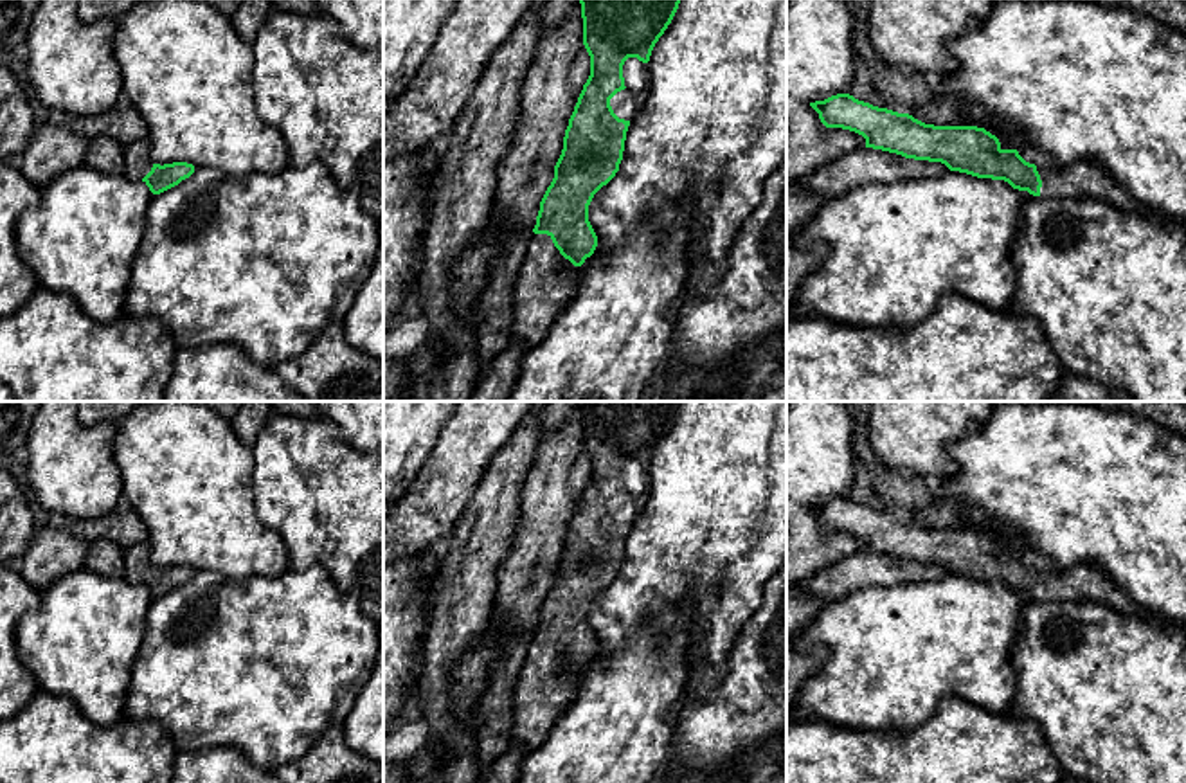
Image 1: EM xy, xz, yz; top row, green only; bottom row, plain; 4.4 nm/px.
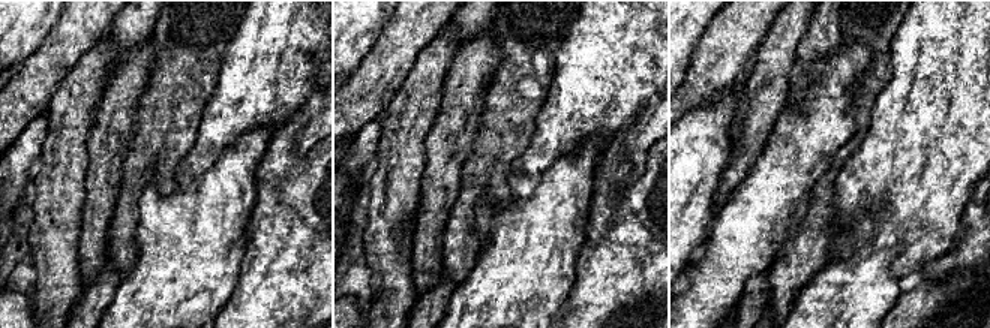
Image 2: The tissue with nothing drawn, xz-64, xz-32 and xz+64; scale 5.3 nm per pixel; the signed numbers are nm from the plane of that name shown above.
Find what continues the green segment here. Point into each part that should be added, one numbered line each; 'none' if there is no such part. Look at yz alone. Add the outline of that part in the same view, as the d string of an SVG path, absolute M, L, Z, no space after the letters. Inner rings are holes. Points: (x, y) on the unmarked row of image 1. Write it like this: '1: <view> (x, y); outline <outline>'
1: yz (1078, 582); outline M1071 563L1060 569L1035 567L1042 583L1040 599L1051 601L1096 601L1128 616L1157 621L1148 610L1132 601L1109 576L1094 563Z

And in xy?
1: xy (137, 562); outline M137 544L124 551L124 578L131 583L142 583L153 571L153 563L149 560L149 545Z

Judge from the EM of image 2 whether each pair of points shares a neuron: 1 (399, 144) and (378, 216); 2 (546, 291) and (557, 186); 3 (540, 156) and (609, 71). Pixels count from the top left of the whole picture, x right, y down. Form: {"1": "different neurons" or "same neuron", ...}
{"1": "same neuron", "2": "same neuron", "3": "same neuron"}

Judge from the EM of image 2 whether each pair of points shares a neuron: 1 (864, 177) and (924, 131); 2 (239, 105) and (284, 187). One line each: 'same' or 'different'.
1: same
2: different

